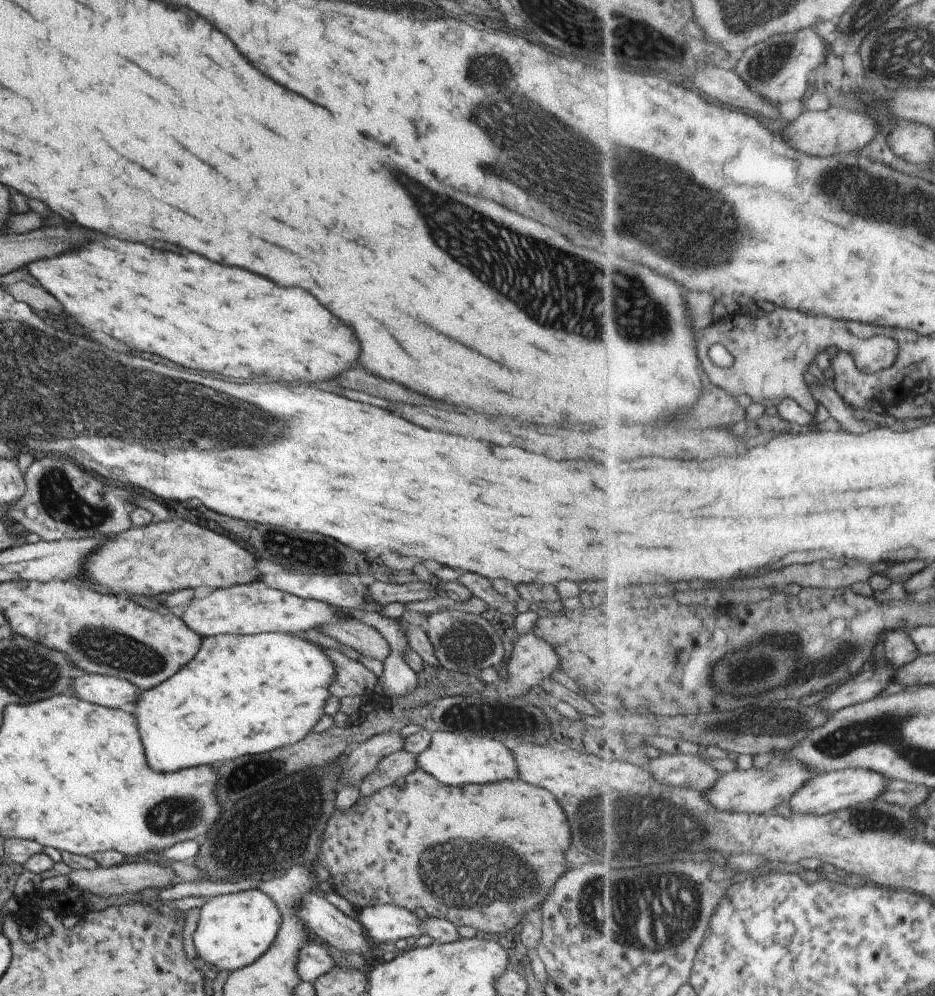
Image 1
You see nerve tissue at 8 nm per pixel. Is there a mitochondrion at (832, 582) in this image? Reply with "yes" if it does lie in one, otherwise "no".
no

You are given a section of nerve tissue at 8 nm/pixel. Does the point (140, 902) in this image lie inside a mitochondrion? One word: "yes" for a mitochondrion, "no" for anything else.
no

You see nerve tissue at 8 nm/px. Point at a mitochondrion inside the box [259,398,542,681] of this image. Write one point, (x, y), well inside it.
(462, 645)

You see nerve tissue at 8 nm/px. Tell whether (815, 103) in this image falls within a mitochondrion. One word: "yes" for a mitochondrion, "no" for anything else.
no

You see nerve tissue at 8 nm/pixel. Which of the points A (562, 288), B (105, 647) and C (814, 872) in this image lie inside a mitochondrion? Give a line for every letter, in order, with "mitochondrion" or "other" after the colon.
A: mitochondrion
B: mitochondrion
C: other

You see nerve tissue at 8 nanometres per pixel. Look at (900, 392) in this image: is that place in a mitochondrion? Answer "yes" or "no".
no

